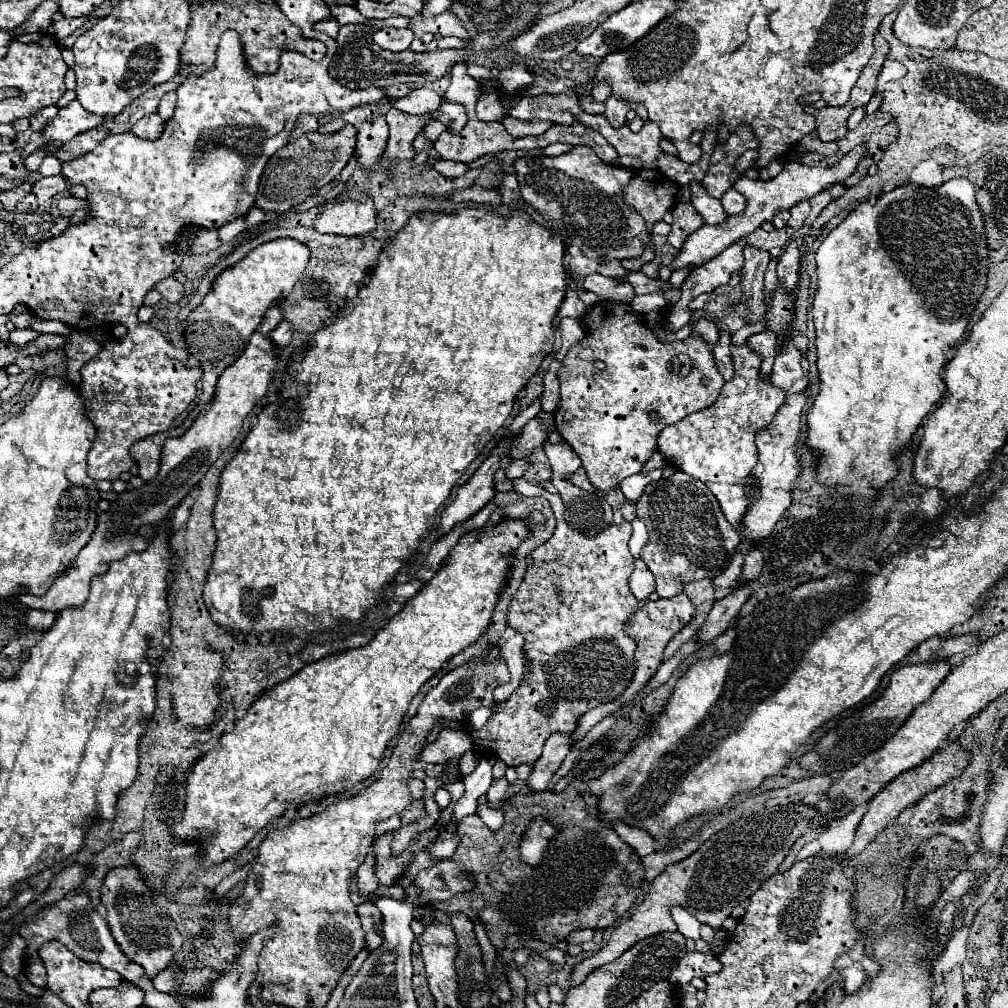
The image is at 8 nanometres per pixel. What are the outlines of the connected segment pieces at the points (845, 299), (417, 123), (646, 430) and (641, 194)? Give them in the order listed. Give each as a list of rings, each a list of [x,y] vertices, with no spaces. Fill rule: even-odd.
[[[955,177],[941,187],[919,187],[913,183],[901,185],[889,193],[883,193],[875,203],[861,203],[855,211],[851,211],[819,245],[815,253],[817,261],[817,291],[813,297],[813,321],[817,333],[817,371],[819,371],[819,395],[815,403],[807,409],[807,447],[817,457],[817,481],[821,485],[833,487],[843,497],[857,497],[857,499],[875,499],[879,489],[885,487],[897,475],[897,453],[909,445],[913,433],[921,425],[923,417],[933,411],[947,397],[947,387],[941,379],[941,371],[947,363],[947,349],[959,343],[969,323],[969,317],[985,291],[985,271],[987,271],[987,241],[985,241],[985,227],[981,219],[981,211],[975,203],[975,187],[963,179]]]
[[[393,107],[387,111],[385,119],[389,123],[389,143],[383,155],[383,165],[389,167],[397,161],[411,159],[413,153],[409,153],[409,147],[413,145],[413,139],[419,135],[419,131],[427,125],[429,113],[409,115]]]
[[[599,301],[597,305],[587,309],[587,313],[581,317],[581,323],[585,327],[585,337],[579,341],[579,345],[569,349],[561,363],[561,369],[557,371],[557,379],[561,383],[561,401],[553,419],[555,429],[579,455],[593,487],[601,493],[607,493],[617,487],[627,475],[635,475],[643,469],[643,465],[657,451],[657,437],[665,427],[713,405],[713,401],[717,401],[721,393],[721,387],[725,385],[725,379],[715,367],[713,349],[709,349],[709,345],[705,345],[701,337],[691,335],[683,341],[663,343],[653,335],[649,327],[645,327],[645,315],[633,311],[627,303]],[[679,353],[687,353],[693,361],[693,369],[687,377],[671,373],[669,363]],[[595,361],[605,363],[605,369],[597,369]],[[703,377],[709,377],[711,383],[703,385]],[[651,413],[657,413],[657,421],[651,419]]]
[[[639,169],[623,189],[623,197],[625,203],[645,219],[651,235],[653,225],[679,201],[679,183],[655,169]]]

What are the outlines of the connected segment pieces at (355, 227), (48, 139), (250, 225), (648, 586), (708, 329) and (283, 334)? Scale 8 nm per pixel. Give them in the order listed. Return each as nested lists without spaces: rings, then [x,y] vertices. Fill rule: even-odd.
[[[369,197],[363,201],[335,201],[325,203],[319,211],[313,227],[319,233],[333,233],[333,235],[365,235],[375,229],[375,207]]]
[[[75,99],[67,107],[59,109],[59,113],[45,125],[43,129],[43,147],[51,145],[53,141],[67,143],[77,133],[89,131],[99,127],[103,121],[113,121],[113,117],[99,117],[81,107],[81,103]]]
[[[253,207],[253,209],[247,213],[247,217],[245,217],[245,231],[251,231],[251,229],[255,229],[257,225],[261,225],[261,223],[263,223],[263,217],[265,217],[265,213],[263,213],[261,209]]]
[[[635,559],[635,571],[629,577],[629,587],[639,602],[655,592],[655,577],[641,559]]]
[[[705,319],[695,321],[695,329],[693,329],[693,333],[703,335],[703,337],[709,341],[709,345],[715,345],[717,339],[719,339],[719,331],[717,331],[715,323],[713,323],[713,321],[705,321]]]
[[[287,321],[279,323],[279,327],[271,333],[271,343],[275,347],[285,347],[289,341],[291,341],[291,335],[293,335],[293,325],[289,325]]]

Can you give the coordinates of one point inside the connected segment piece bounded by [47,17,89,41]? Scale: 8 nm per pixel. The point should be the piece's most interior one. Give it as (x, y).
(63, 28)

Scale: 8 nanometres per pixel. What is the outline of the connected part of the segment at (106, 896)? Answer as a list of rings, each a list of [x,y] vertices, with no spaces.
[[[137,865],[111,869],[101,887],[101,903],[105,907],[105,921],[111,929],[111,935],[119,949],[137,965],[141,965],[149,979],[169,967],[175,953],[181,949],[183,937],[179,935],[175,921],[167,915],[159,915],[153,905],[151,891],[147,889],[147,877],[141,873]]]

